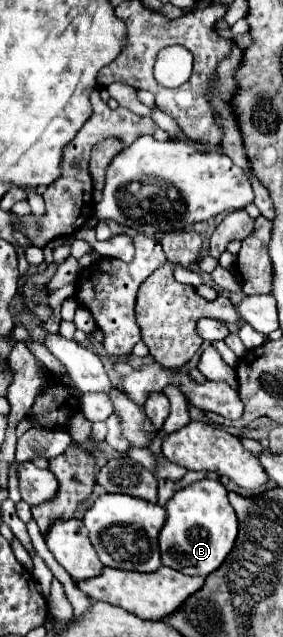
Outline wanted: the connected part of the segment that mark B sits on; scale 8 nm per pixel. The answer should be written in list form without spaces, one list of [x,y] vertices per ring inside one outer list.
[[[197,480],[173,494],[165,504],[167,520],[159,532],[161,562],[189,576],[211,574],[233,548],[237,536],[237,516],[227,500],[227,490],[219,480]]]

